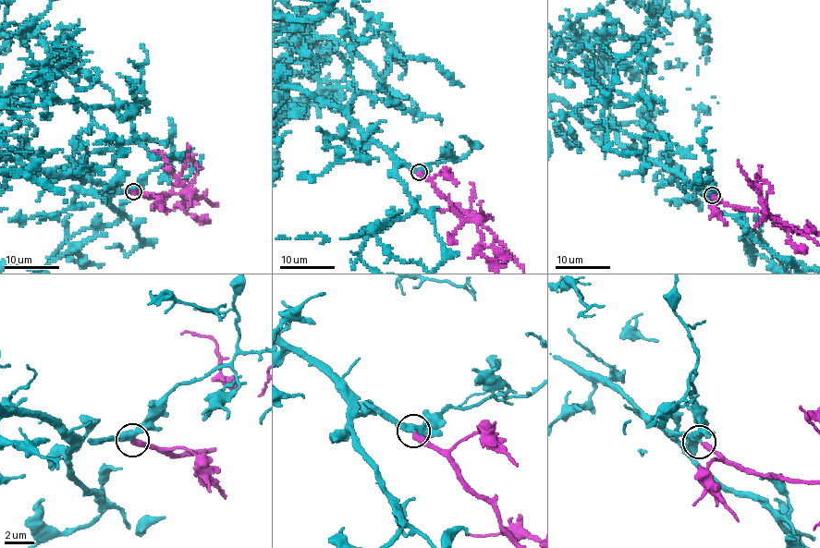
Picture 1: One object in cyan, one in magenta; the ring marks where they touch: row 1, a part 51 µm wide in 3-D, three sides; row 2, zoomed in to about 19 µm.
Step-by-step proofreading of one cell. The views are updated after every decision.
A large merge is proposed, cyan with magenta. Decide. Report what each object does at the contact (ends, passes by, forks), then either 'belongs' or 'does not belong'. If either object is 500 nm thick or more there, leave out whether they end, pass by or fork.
cyan passes by | magenta ends | belongs

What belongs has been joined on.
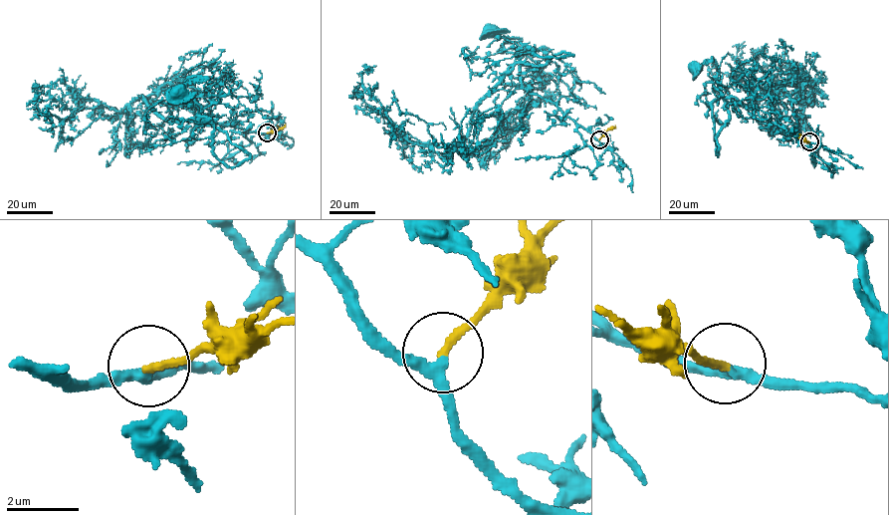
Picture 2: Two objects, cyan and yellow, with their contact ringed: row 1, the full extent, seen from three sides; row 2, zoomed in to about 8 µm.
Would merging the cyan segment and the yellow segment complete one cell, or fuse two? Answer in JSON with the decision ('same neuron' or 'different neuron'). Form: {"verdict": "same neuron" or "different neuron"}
{"verdict": "same neuron"}

